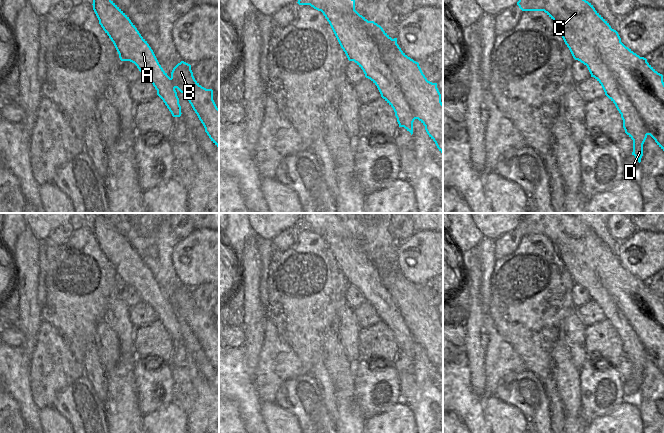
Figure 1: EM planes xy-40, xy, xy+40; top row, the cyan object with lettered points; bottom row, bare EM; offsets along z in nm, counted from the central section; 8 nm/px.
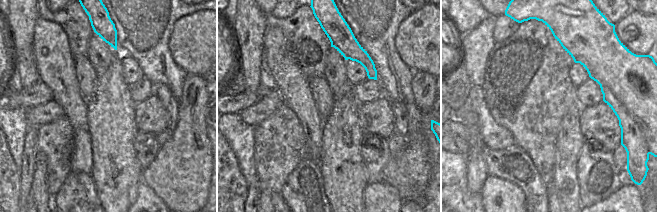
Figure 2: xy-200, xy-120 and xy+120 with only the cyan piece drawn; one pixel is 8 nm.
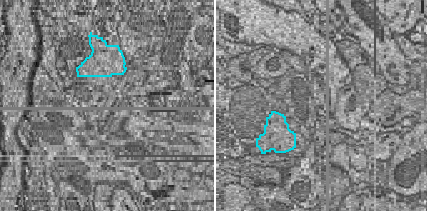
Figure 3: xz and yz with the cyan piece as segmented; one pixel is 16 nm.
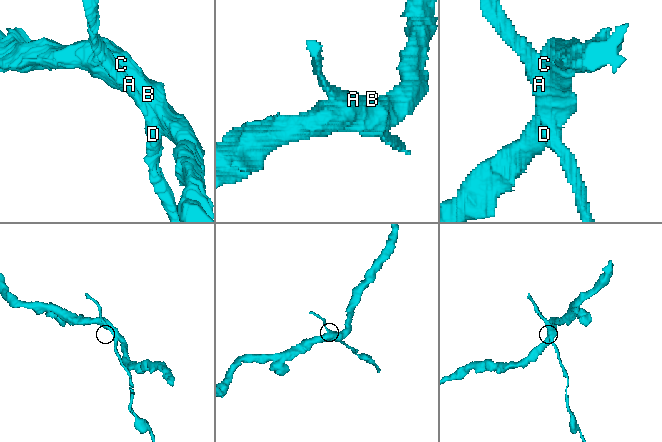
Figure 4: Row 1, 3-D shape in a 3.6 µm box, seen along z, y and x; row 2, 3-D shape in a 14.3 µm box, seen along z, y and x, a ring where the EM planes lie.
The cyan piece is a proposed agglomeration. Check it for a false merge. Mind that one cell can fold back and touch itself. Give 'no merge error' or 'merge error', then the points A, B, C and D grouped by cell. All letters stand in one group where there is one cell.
merge error; A D / B C

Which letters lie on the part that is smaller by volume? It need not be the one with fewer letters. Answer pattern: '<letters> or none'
A, D

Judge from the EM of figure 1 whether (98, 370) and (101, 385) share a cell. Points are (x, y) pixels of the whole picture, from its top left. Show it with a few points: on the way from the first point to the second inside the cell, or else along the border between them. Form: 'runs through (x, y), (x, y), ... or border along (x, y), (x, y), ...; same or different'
runs through (98, 374), (99, 381); same

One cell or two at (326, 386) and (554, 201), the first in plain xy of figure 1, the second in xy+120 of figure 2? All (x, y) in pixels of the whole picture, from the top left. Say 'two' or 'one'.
one

